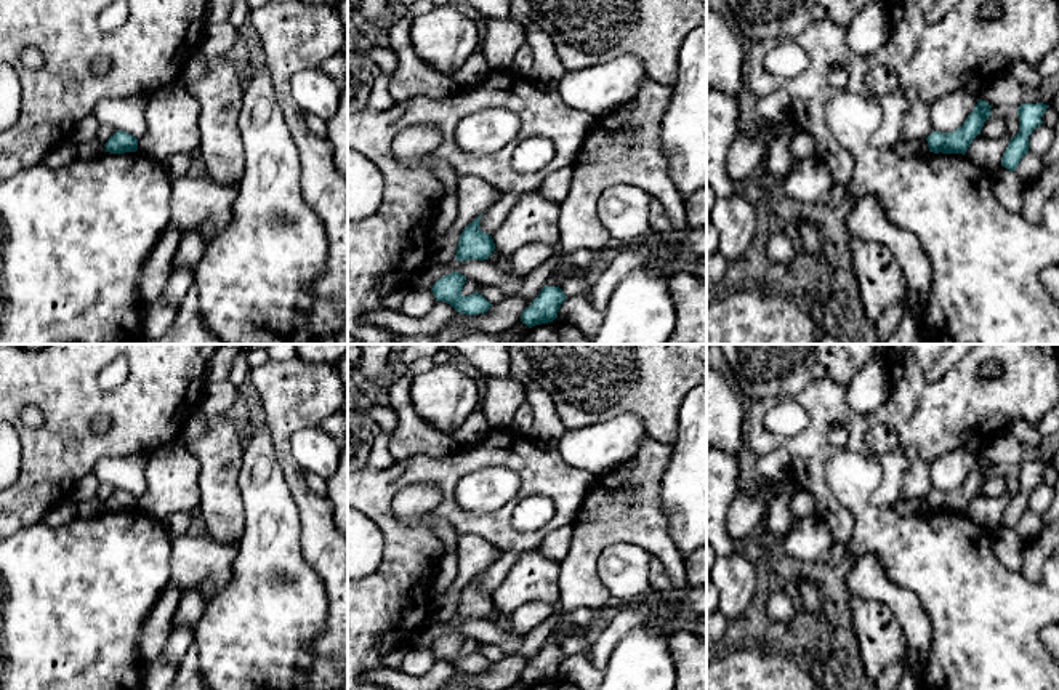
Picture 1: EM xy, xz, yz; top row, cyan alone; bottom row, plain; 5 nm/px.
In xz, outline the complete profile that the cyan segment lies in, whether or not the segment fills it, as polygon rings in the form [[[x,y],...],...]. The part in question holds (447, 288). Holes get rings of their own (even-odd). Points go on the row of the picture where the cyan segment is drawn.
[[[452,272],[441,277],[431,287],[436,301],[444,301],[450,304],[457,312],[466,315],[477,315],[487,312],[492,304],[477,291],[469,296],[461,295],[465,280],[466,277],[460,272]]]

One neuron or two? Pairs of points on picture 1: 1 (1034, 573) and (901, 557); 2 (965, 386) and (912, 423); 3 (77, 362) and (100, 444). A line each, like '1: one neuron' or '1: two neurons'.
1: two neurons
2: one neuron
3: one neuron

